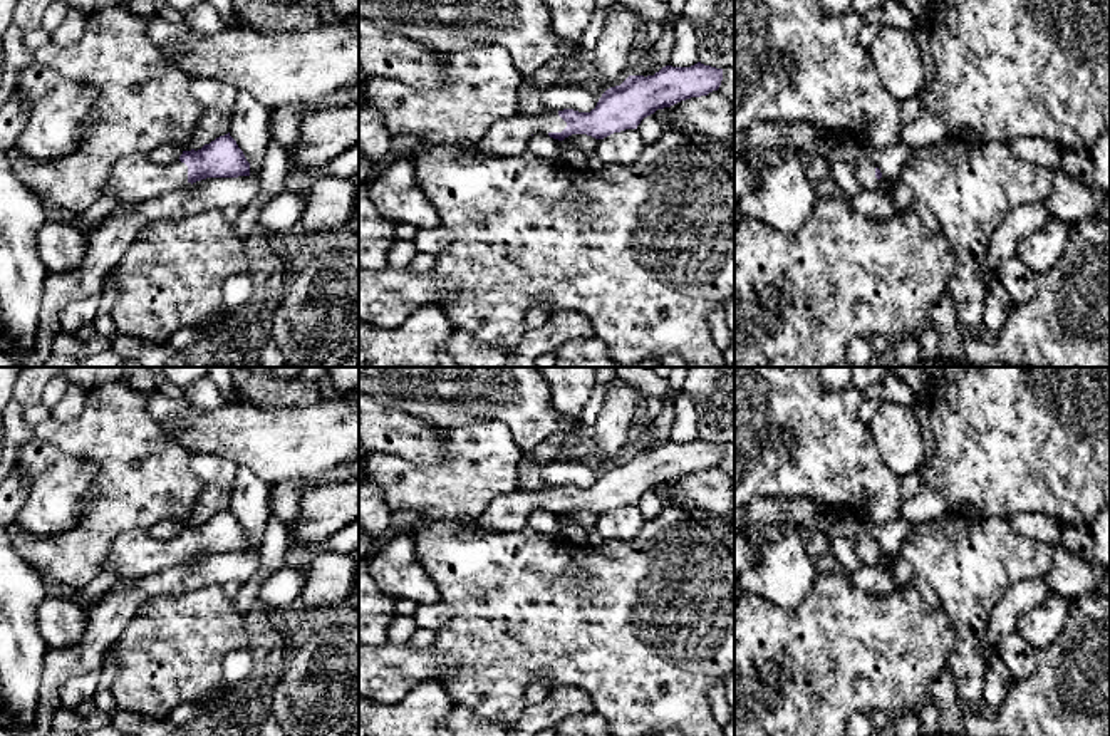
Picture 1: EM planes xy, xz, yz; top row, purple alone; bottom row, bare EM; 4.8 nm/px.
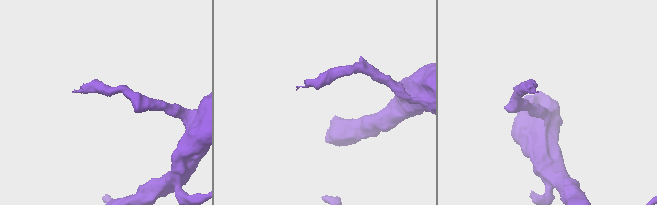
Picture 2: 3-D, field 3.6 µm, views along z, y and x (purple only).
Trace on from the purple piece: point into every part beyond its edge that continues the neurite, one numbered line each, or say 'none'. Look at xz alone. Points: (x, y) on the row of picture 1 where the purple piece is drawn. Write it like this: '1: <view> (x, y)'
1: xz (510, 136)

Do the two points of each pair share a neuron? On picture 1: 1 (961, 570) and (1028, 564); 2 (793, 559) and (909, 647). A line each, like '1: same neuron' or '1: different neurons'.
1: same neuron
2: different neurons

